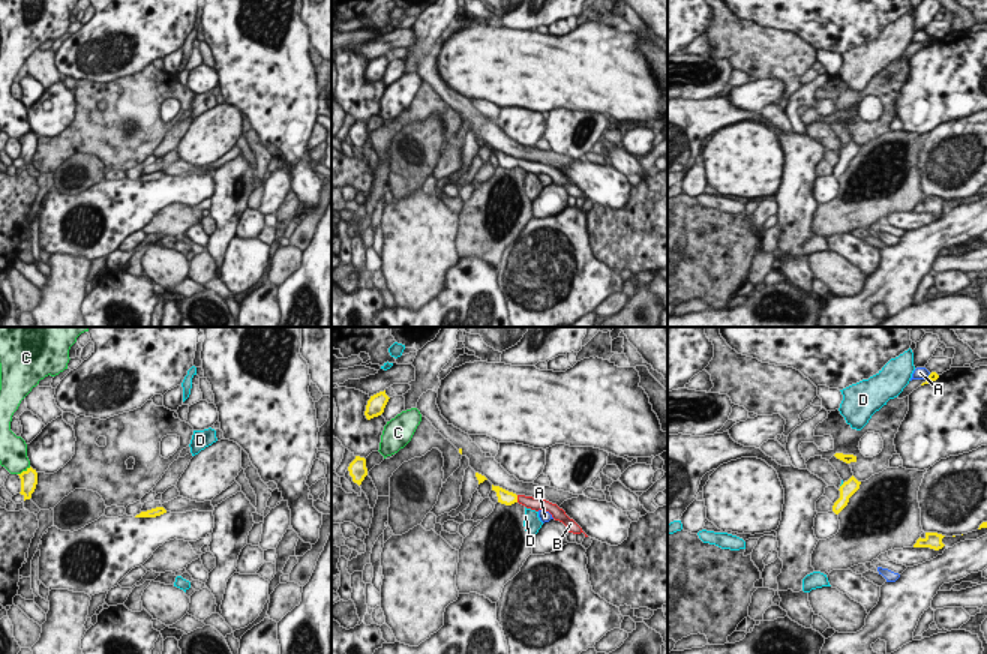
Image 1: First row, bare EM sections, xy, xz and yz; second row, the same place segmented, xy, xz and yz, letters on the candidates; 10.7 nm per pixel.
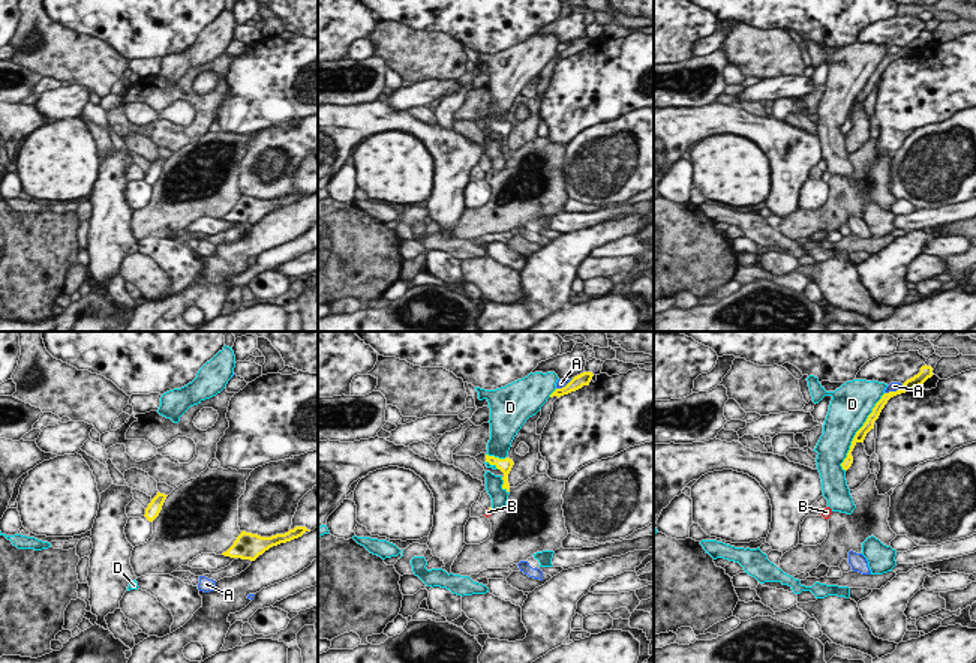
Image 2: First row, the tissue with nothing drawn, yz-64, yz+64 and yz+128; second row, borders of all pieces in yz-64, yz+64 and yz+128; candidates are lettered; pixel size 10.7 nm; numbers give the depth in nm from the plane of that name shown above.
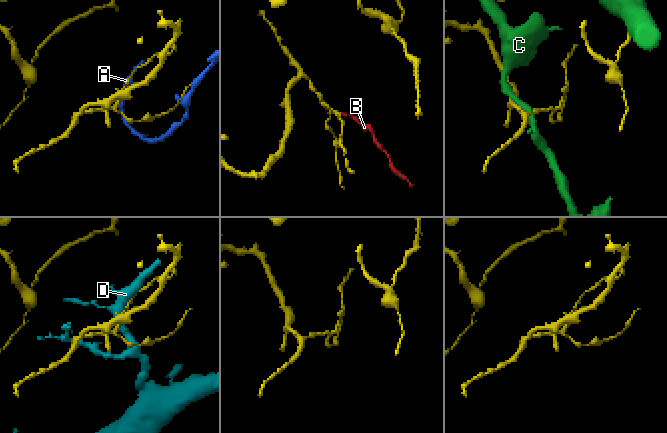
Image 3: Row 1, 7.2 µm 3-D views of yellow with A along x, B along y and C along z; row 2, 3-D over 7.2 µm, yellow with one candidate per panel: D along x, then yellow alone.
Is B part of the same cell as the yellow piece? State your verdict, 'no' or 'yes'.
yes

